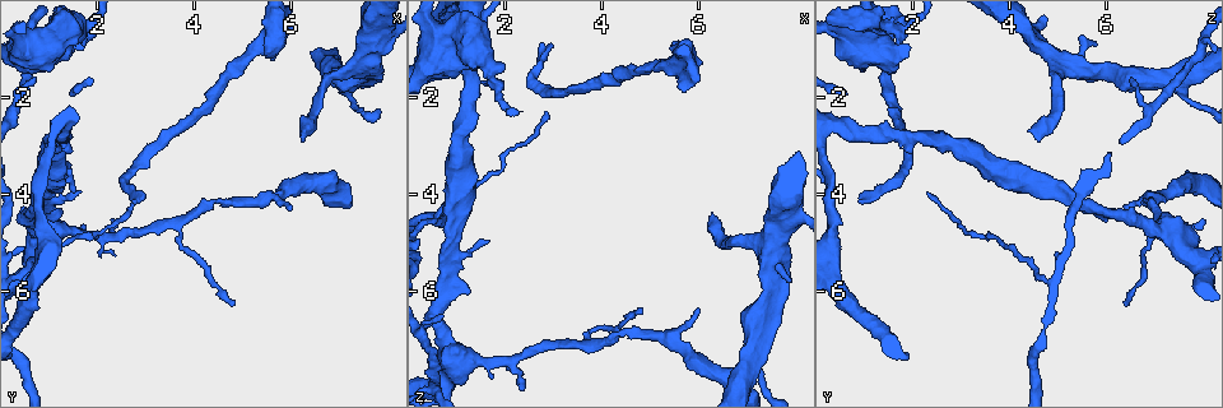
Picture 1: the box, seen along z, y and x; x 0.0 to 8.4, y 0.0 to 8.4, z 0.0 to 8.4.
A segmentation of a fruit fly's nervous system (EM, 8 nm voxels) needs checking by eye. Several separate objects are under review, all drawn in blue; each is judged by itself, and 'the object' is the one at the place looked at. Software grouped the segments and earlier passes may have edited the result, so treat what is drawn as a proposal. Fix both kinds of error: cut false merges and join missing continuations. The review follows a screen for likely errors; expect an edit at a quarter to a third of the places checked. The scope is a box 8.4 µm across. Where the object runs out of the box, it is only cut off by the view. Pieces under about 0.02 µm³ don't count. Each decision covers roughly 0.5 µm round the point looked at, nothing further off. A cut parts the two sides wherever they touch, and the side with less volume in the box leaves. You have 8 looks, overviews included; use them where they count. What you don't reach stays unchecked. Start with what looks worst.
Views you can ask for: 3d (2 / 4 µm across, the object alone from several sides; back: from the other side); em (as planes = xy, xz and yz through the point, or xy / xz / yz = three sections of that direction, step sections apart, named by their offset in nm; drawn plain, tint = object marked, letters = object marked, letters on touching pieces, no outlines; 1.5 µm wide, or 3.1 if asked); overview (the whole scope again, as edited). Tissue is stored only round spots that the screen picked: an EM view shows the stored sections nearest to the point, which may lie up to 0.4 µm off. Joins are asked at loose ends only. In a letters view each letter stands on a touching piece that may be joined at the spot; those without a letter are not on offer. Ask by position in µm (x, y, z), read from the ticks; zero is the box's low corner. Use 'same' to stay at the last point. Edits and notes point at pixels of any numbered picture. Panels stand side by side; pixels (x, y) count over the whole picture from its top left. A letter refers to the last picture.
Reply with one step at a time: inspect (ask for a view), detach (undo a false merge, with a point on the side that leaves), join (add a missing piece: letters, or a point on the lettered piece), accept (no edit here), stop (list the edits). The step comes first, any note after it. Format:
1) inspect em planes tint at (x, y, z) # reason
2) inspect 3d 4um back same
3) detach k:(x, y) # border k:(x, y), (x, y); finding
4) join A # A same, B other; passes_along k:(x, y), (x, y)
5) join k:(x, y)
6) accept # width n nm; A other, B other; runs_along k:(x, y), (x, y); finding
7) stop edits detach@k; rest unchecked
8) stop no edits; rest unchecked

inspect em planes letters at (2.90, 4.15, 0.90) # long arm stops here

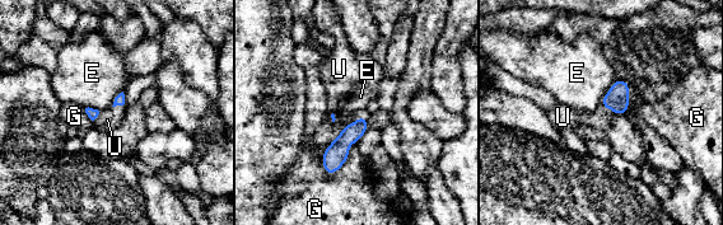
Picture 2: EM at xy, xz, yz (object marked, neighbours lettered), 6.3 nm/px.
join U # E other, G other, U same; passes_along 2:(337, 151), (358, 118), (364, 112); the neuron continues

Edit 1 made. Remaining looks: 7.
inspect 3d 4um at (6.25, 2.70, 4.35) # free end

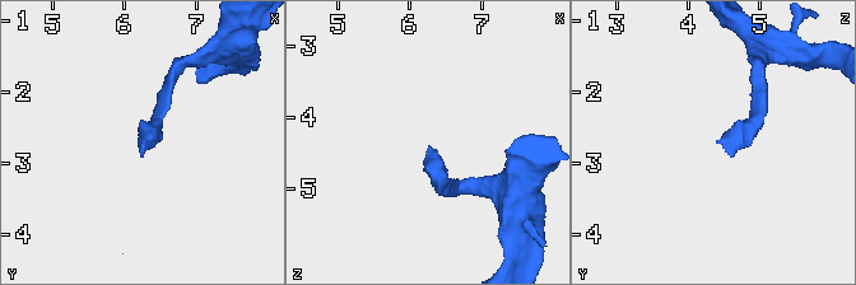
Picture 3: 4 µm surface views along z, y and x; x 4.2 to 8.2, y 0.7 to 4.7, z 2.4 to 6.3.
inspect em yz step 4 letters at (6.25, 2.75, 4.40) # need the tissue

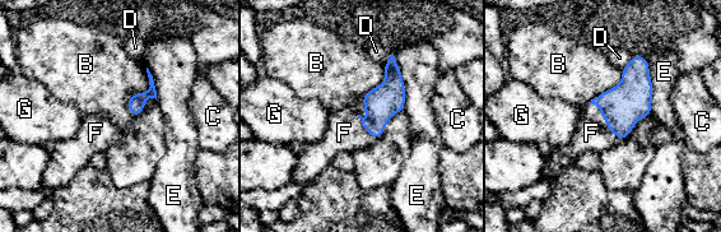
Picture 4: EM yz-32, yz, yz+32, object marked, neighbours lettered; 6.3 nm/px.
inspect em planes letters same # cut it another way

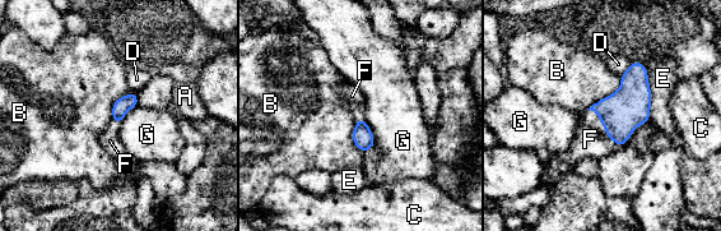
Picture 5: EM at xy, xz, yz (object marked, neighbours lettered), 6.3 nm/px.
join F # longest_contact E 380 nm; A other, B other, C other, D other, E other, F same, G other; passes_along 5:(621, 112), (604, 125), (590, 139); the neuron continues

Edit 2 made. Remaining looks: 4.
inspect overview # redraw

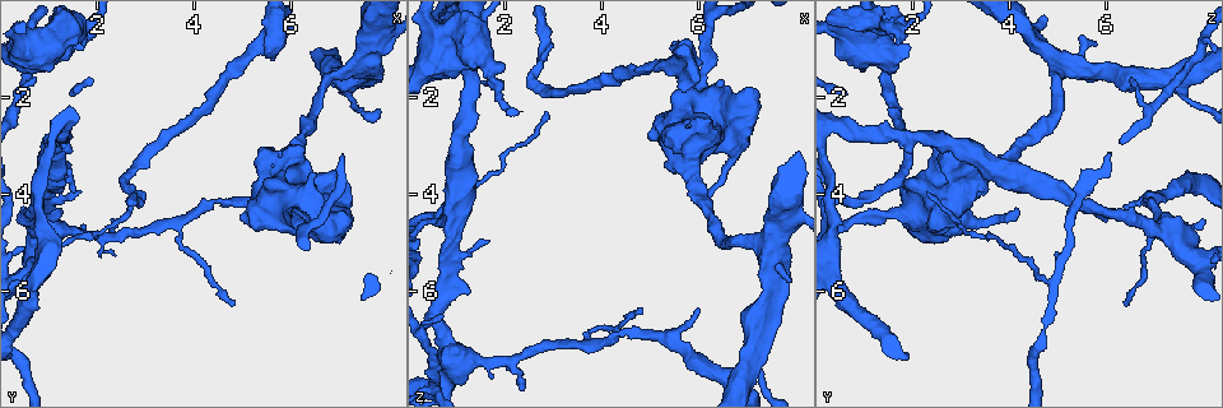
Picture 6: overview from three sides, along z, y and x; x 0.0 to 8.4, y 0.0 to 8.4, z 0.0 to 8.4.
inspect 3d 4um at (1.75, 0.50, 1.45) # calibre changes

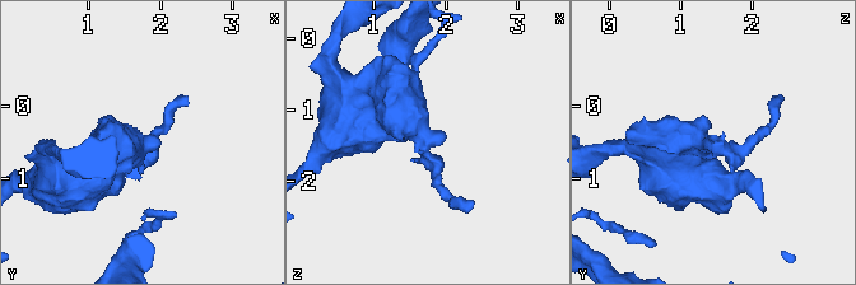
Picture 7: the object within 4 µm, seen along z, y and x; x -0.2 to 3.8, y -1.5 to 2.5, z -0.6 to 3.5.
inspect em xy step 4 letters at (1.75, 0.55, 1.40) # shape alone is not enough

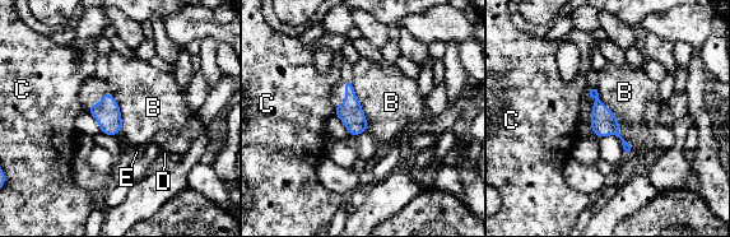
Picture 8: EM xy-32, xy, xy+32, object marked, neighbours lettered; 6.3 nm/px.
accept # longest_contact B 420 nm; B other, C other, D other, E other; border 8:(596, 89), (631, 147); all the same neuron

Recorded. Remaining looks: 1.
stop edits join@2, join@5; rest unchecked

